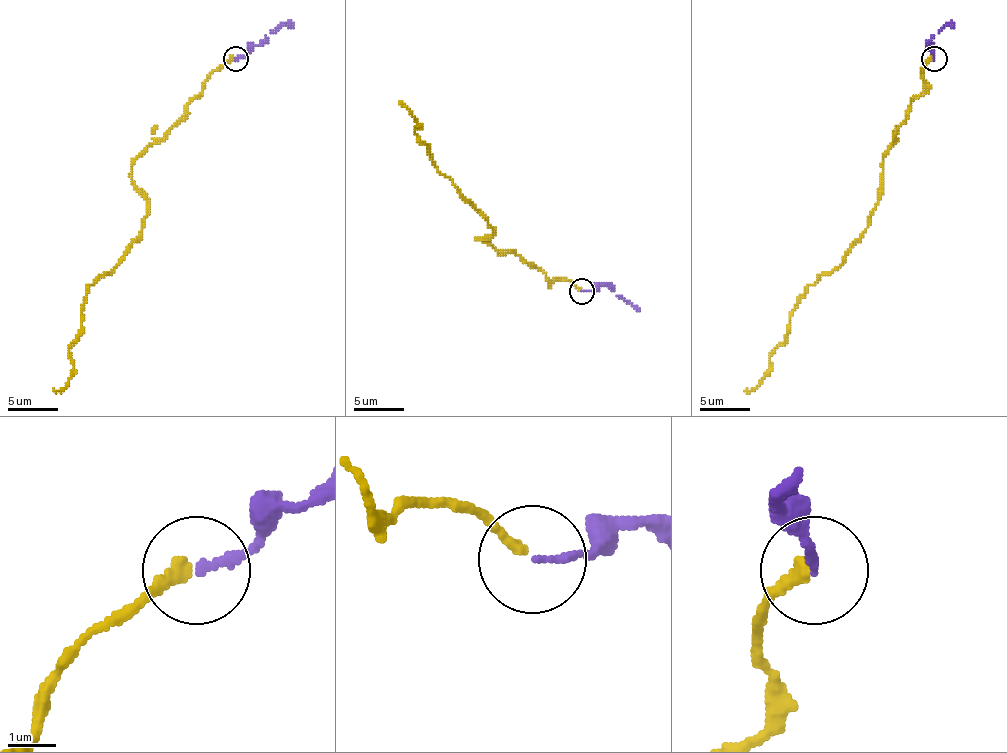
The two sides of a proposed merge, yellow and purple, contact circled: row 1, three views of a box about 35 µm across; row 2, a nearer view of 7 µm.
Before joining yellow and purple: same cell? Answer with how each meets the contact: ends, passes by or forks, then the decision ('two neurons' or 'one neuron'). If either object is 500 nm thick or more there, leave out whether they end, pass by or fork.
yellow ends | purple ends | one neuron

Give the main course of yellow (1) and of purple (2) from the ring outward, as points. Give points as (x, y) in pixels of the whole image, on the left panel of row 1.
1: (235, 58), (132, 166), (147, 201), (144, 227), (89, 287), (68, 350), (74, 375), (53, 391)
2: (235, 58), (263, 43), (270, 32), (293, 22)

